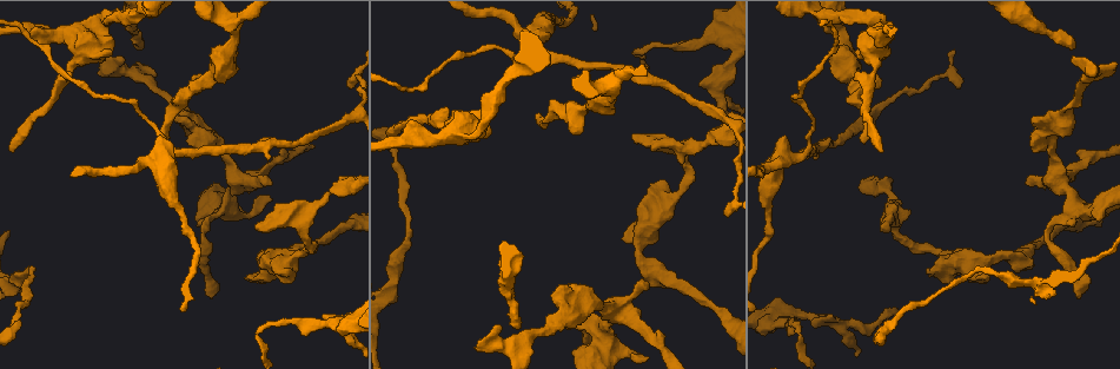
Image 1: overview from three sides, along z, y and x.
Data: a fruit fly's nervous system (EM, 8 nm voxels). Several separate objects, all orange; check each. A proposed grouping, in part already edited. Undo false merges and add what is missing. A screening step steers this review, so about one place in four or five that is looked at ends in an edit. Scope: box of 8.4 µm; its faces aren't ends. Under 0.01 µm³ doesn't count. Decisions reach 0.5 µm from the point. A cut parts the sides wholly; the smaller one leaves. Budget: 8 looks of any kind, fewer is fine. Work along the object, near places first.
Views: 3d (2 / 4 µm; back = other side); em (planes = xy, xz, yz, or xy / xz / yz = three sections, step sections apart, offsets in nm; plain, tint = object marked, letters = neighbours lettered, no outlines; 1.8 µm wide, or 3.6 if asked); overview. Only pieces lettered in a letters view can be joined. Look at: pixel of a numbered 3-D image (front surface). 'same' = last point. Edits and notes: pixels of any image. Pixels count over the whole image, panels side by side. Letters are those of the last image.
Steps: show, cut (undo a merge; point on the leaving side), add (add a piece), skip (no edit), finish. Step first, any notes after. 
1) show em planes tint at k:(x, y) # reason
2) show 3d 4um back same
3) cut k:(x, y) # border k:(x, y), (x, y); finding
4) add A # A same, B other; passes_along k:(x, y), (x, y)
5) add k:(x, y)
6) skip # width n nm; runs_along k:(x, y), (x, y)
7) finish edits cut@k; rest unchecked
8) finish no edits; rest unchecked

show 3d 2um at 1:(1060, 181) # abrupt turn

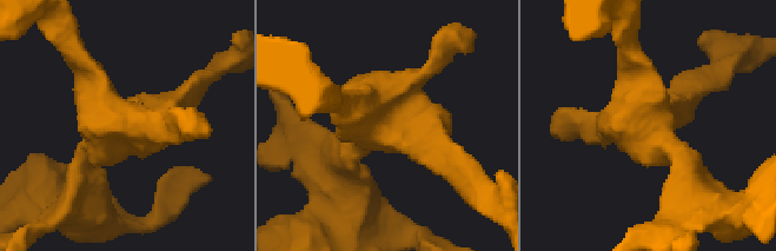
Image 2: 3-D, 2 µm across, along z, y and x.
show em xy step 4 letters at 2:(367, 117) # arms 4

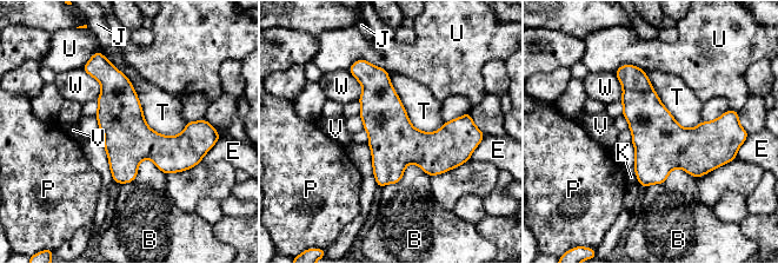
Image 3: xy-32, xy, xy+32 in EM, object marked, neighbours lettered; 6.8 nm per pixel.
skip # width 320 nm; B other, E other, J other, K other, P other, T other, U other, V other, W other; one neuron here

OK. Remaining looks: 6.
show em planes letters at 1:(211, 297) # free end

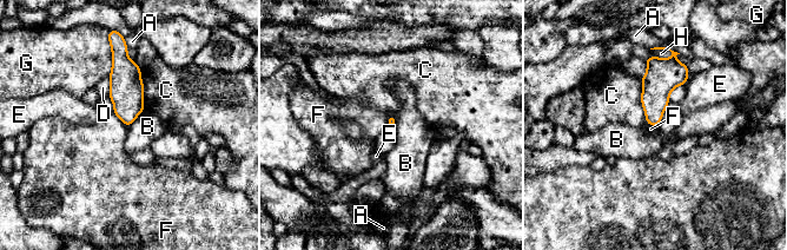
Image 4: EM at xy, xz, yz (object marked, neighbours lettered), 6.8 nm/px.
skip # A other, B other, C other, D other, E other, F other, G other, H other; border 4:(144, 109), (127, 126); no lettered piece goes on from it

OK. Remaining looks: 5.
show em 3.6um planes letters at 1:(519, 324) # an open end

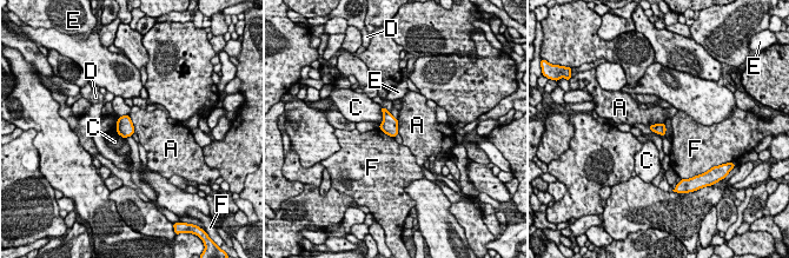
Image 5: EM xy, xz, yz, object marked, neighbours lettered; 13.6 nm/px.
skip # A other, C other, D other, E other, F other; border 5:(128, 114), (134, 132); no lettered piece goes on from it

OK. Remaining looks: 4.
finish no edits; rest unchecked

